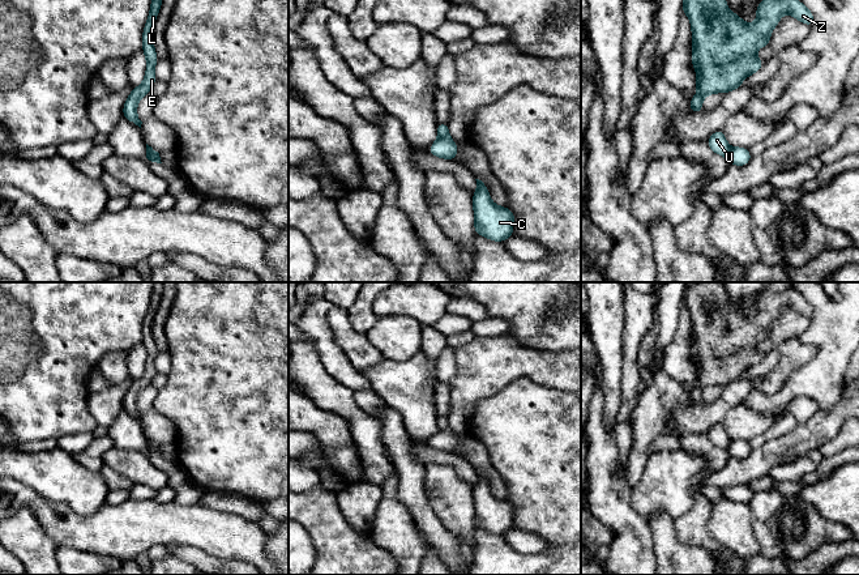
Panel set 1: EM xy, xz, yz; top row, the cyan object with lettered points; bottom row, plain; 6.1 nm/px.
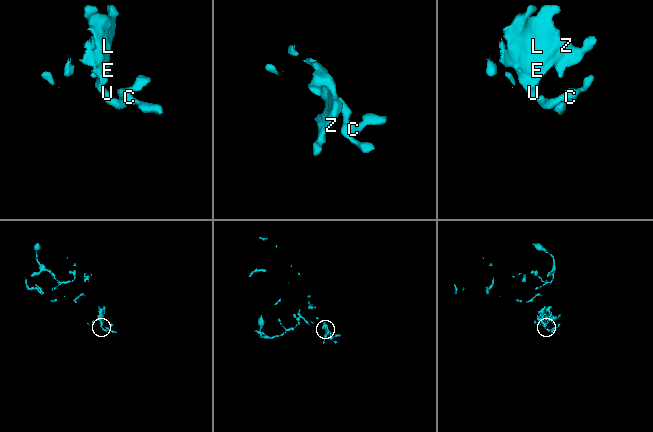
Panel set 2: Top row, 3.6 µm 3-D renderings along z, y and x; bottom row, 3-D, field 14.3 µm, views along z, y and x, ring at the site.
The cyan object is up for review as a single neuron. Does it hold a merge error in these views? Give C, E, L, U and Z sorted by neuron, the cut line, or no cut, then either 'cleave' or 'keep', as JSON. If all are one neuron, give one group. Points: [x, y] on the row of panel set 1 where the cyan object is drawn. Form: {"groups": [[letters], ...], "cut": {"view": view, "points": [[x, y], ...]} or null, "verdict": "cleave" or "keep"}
{"groups": [["C"], ["E", "L", "U", "Z"]], "cut": {"view": "xz", "points": [[439, 136], [448, 137]]}, "verdict": "cleave"}

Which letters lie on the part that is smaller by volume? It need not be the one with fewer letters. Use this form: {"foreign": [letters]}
{"foreign": ["C"]}

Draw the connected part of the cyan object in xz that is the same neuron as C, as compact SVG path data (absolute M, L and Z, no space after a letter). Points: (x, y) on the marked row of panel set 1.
M476 180L476 191L473 195L475 216L474 233L495 242L504 242L513 235L514 213L507 206L495 205L487 186Z

